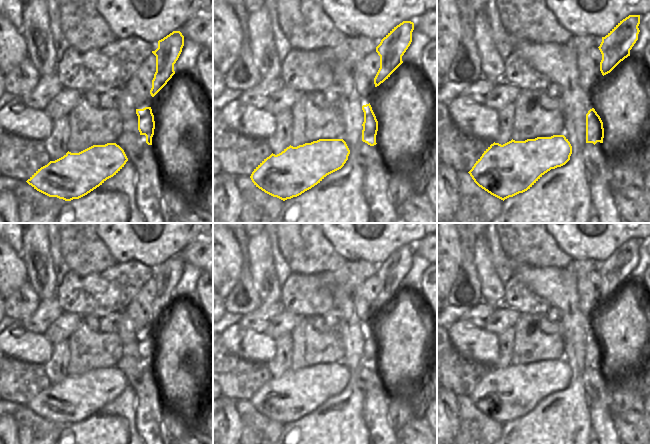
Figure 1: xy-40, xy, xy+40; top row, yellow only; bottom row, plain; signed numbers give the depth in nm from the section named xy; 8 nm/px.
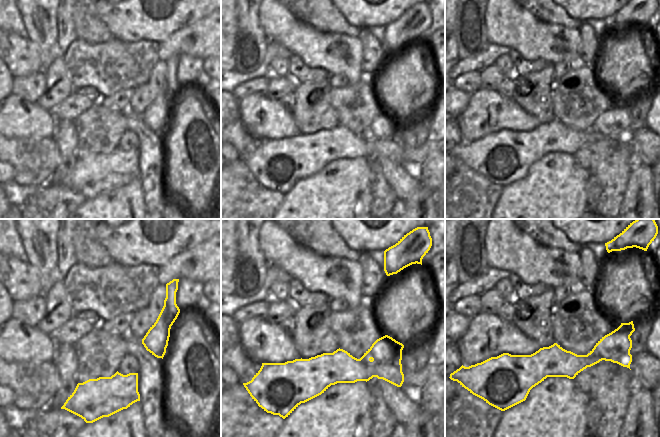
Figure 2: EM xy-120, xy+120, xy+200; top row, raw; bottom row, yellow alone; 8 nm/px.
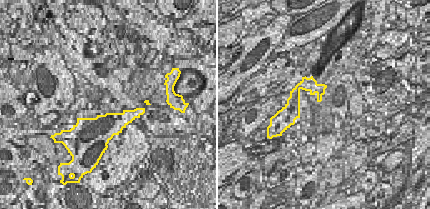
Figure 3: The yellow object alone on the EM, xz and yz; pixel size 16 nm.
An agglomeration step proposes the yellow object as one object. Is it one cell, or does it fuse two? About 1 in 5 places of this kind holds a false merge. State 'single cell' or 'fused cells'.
single cell

